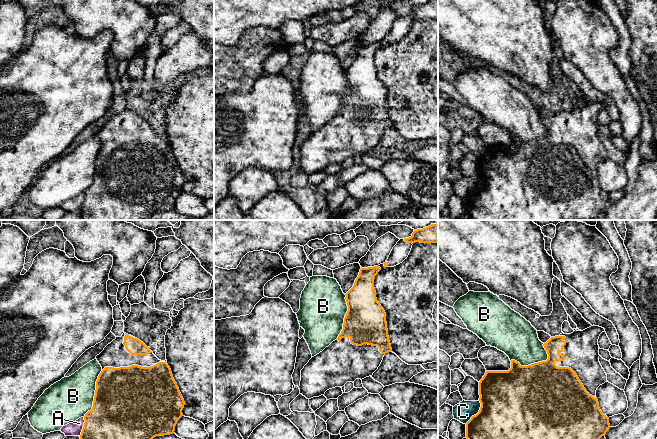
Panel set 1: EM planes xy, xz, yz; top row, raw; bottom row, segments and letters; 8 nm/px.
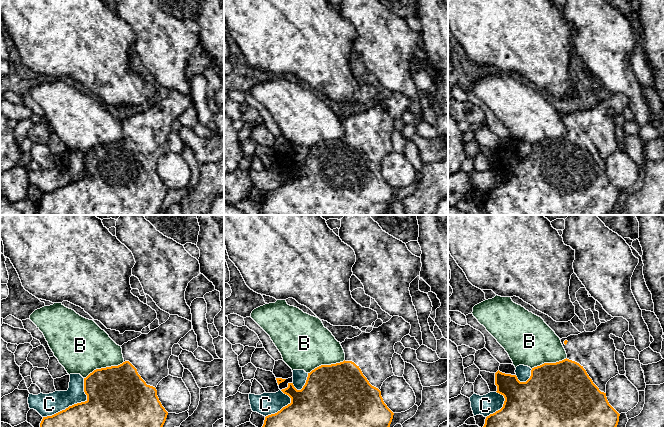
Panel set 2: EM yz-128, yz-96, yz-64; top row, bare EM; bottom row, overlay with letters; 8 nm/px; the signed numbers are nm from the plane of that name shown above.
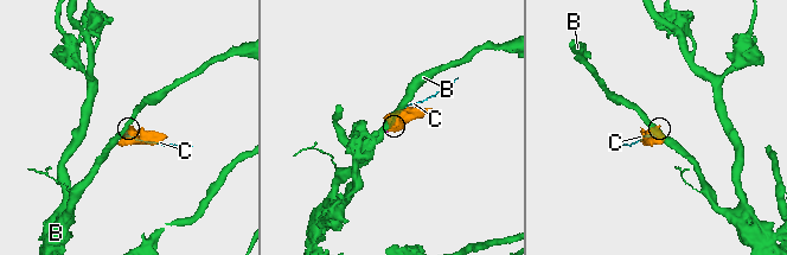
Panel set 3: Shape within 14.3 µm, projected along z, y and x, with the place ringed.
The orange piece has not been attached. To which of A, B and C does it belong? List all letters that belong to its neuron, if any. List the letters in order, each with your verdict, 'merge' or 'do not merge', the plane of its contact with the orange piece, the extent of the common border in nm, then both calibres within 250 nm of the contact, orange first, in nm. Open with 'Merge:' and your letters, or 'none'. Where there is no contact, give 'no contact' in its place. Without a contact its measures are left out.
Merge: none
A: do not merge | xy | 170 nm | 360/110 nm
B: do not merge | yz | 320 nm | 500/320 nm
C: do not merge | yz | 220 nm | 460/150 nm

